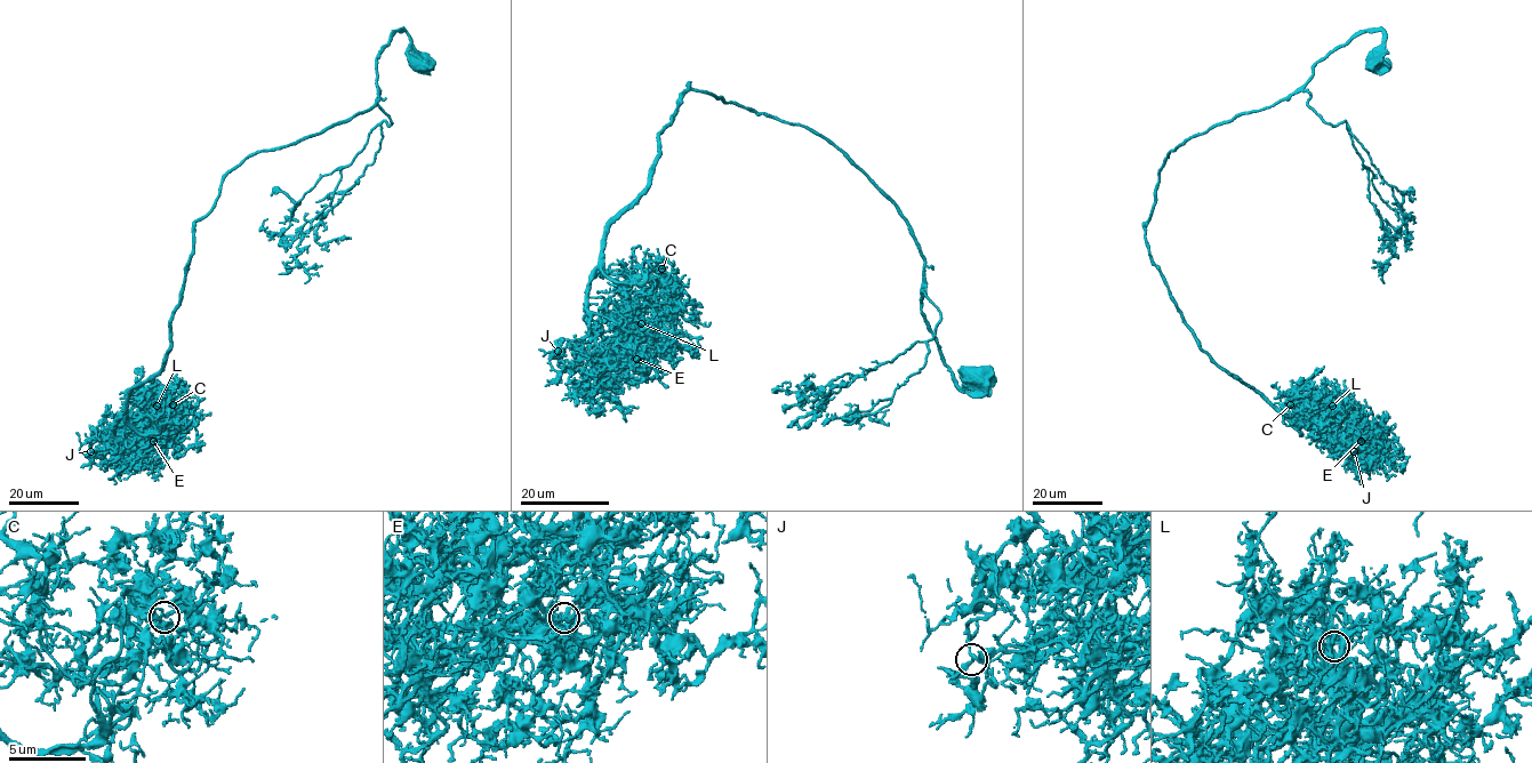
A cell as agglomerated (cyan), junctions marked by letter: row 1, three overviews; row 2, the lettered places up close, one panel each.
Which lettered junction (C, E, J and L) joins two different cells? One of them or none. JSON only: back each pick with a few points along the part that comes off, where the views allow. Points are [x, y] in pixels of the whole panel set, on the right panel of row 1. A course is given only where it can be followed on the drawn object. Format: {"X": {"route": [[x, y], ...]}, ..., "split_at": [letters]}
{"split_at": []}

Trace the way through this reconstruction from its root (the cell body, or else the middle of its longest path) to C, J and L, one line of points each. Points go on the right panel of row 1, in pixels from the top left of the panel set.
C: (1374, 64), (1384, 33), (1354, 34), (1158, 174), (1145, 241), (1182, 321), (1300, 434), (1290, 404)
J: (1374, 64), (1384, 33), (1365, 30), (1289, 96), (1171, 151), (1145, 227), (1197, 345), (1332, 451), (1354, 451)
L: (1374, 64), (1384, 33), (1365, 30), (1289, 96), (1171, 151), (1145, 227), (1218, 366), (1310, 427), (1332, 406)

